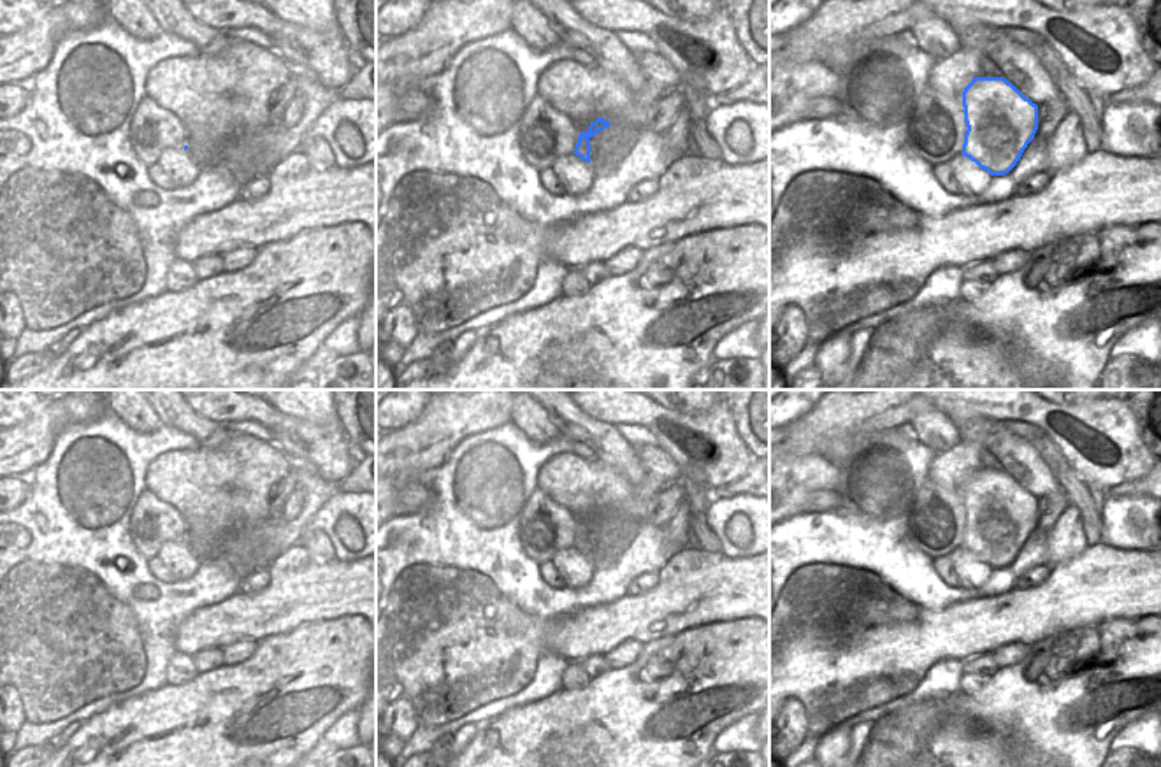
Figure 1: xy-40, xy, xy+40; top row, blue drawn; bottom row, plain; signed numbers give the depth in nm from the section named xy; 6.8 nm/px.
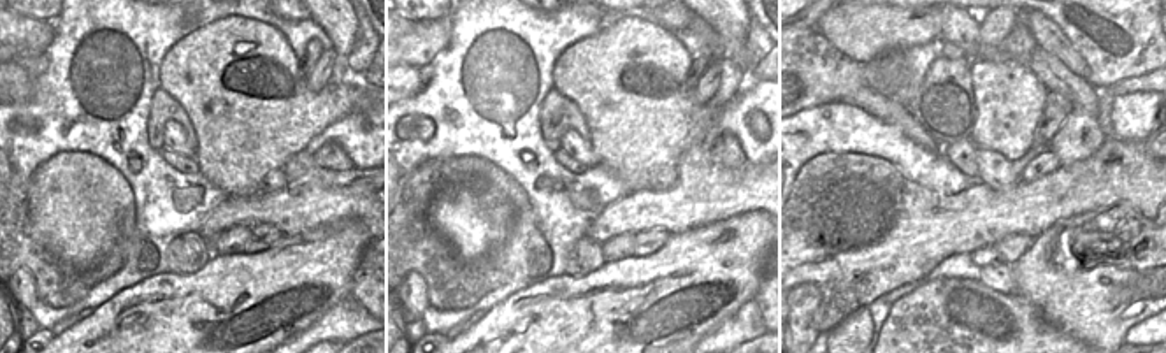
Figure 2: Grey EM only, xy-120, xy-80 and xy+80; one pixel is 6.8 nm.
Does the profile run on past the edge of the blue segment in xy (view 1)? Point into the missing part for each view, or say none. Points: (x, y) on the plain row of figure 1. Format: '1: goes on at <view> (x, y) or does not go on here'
1: does not go on here

